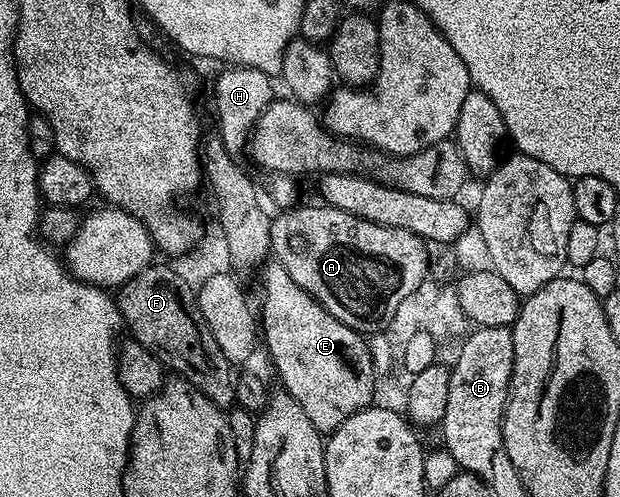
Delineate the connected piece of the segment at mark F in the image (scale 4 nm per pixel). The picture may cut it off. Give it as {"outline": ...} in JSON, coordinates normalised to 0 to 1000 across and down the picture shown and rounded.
{"outline":[[[244,531],[213,563],[189,577],[187,606],[197,632],[208,678],[224,688],[245,716],[252,716],[266,742],[298,761],[319,787],[329,789],[345,813],[360,825],[376,819],[381,809],[377,748],[361,708],[348,694],[329,636],[323,636],[315,586],[279,545],[274,531]]]}

